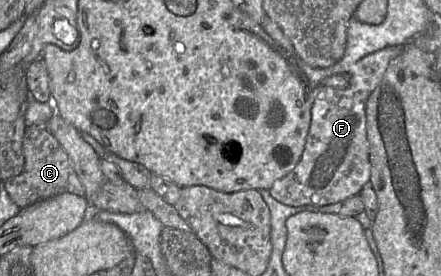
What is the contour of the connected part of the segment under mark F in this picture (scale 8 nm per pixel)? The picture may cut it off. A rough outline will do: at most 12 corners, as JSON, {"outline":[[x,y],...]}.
{"outline":[[404,44],[313,88],[295,168],[268,190],[293,207],[359,195],[371,172],[366,101]]}

